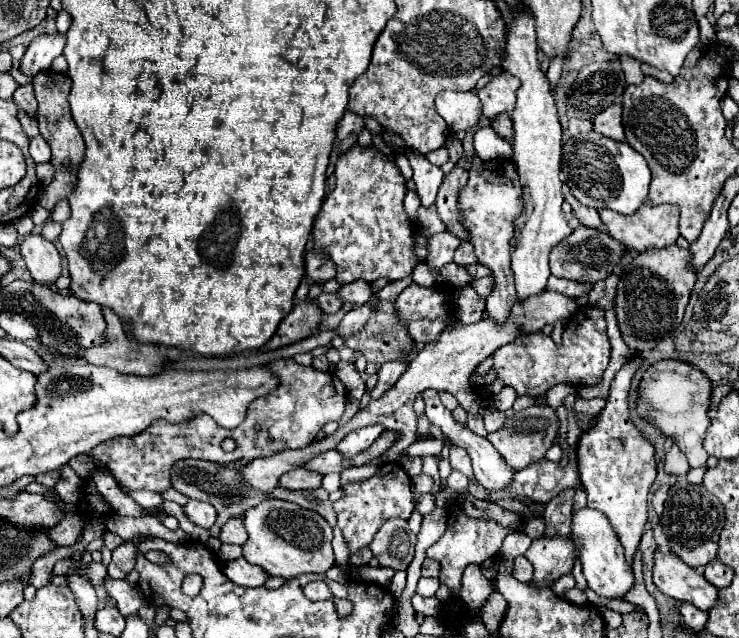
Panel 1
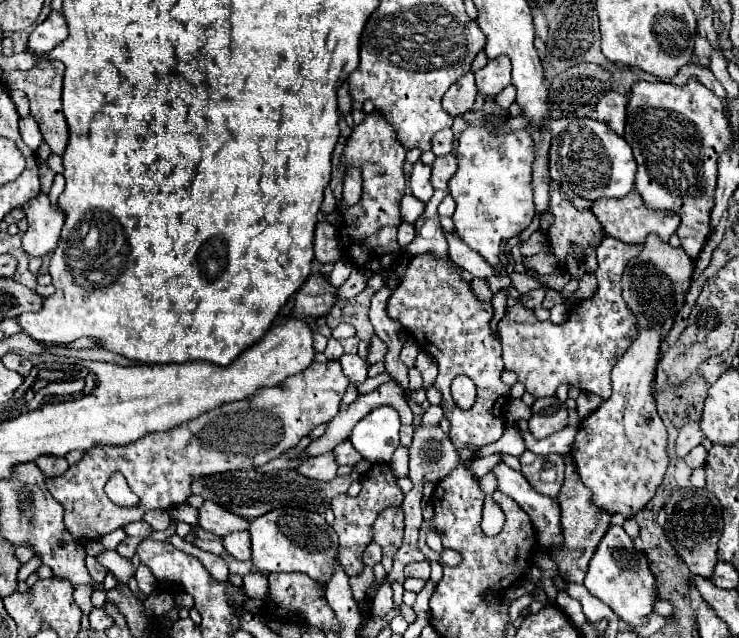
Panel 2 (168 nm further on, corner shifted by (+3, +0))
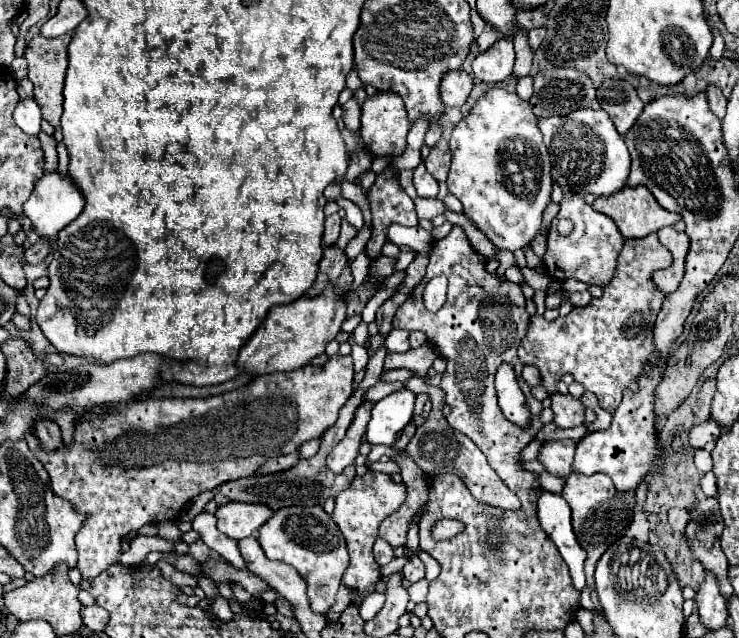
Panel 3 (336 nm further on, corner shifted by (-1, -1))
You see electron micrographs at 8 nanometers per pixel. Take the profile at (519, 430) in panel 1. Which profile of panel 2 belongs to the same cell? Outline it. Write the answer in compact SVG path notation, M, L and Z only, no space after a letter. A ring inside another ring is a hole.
M537 398L531 406L529 418L529 432L533 438L541 440L559 432L567 426L567 406L559 402L559 398Z

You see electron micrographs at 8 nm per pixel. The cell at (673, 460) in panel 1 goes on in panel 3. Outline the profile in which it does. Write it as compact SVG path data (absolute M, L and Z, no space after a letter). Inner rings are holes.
M709 419L709 421L699 423L699 425L695 425L695 427L691 429L691 433L689 433L689 443L691 443L693 449L703 449L705 443L717 441L721 433L723 433L723 427L717 425L717 421Z

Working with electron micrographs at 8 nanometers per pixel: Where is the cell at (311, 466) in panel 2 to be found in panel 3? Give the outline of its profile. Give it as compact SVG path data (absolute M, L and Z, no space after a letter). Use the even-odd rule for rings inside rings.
M365 401L357 407L355 417L353 417L343 441L337 443L337 447L329 453L327 467L333 473L341 473L359 455L359 445L361 445L361 439L365 435L365 429L367 429L367 423L369 423L369 417L371 417L371 407L373 407L373 403L369 403L369 401Z

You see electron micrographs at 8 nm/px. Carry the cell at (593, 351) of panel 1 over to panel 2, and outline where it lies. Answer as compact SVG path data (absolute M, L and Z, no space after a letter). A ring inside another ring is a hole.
M611 236L603 238L595 250L599 262L595 272L599 290L593 298L571 308L565 324L539 321L532 310L521 308L519 304L505 310L499 322L505 370L516 373L529 394L535 398L555 396L557 386L569 384L583 392L599 394L601 398L611 396L611 368L637 336L637 328L633 328L635 320L621 298L621 274L625 264L641 252L641 246L643 244L625 244Z

